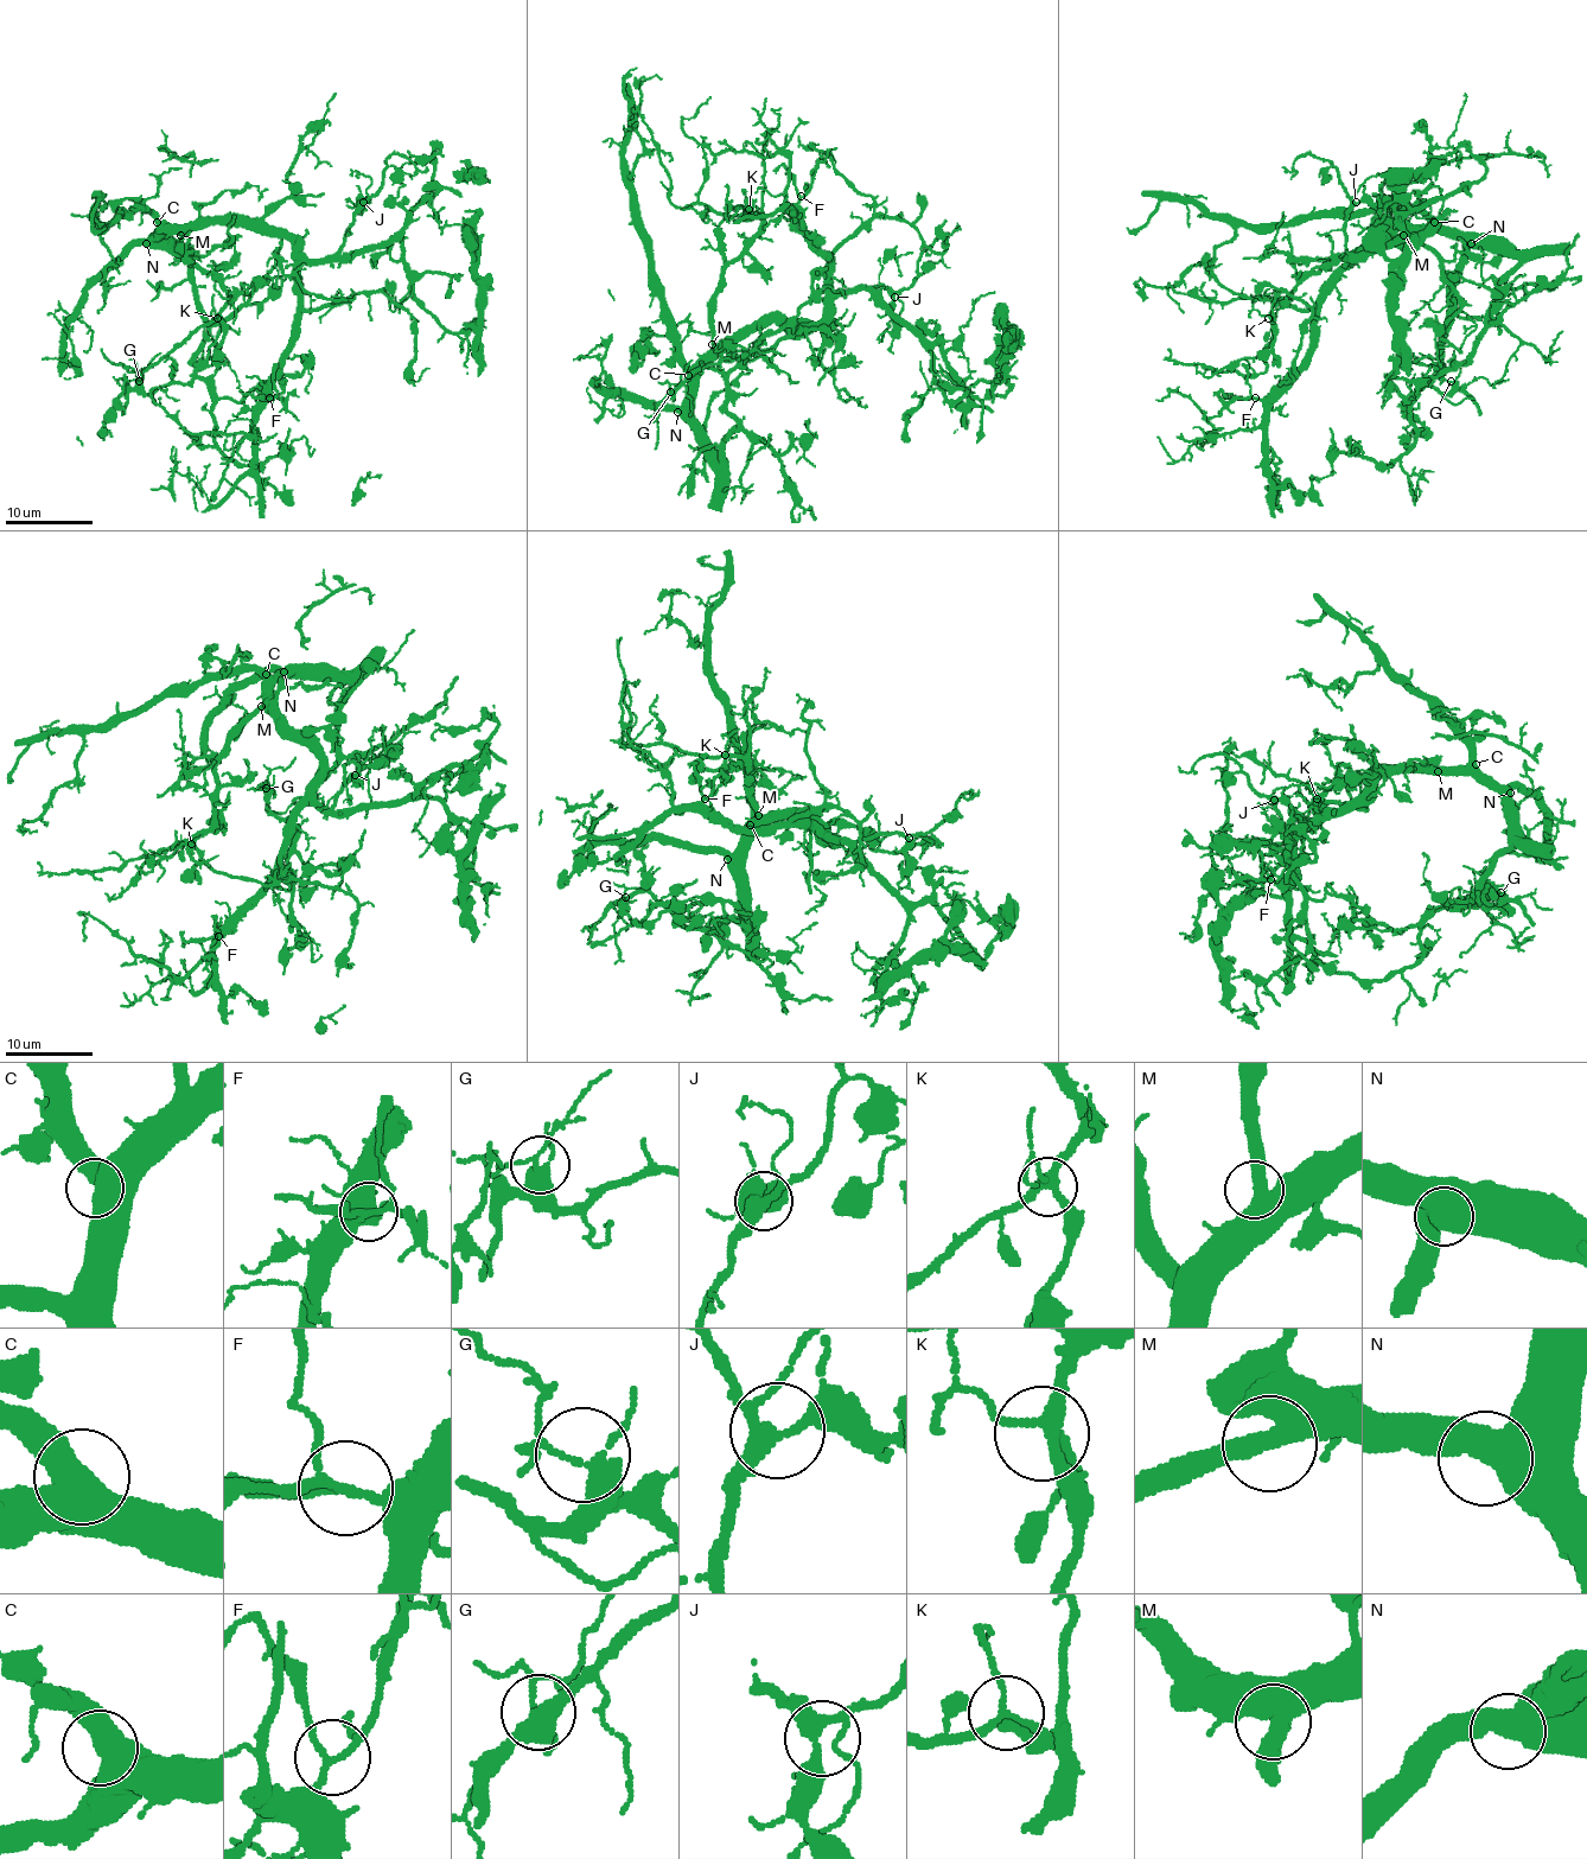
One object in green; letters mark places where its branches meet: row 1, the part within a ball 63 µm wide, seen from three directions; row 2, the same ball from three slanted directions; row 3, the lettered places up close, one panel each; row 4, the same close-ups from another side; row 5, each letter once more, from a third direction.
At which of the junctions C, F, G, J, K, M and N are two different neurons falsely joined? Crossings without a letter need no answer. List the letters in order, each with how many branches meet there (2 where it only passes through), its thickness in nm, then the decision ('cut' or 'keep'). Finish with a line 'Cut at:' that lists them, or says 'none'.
C: branches 2; calibre 550 nm; keep
F: branches 4; calibre 170 nm; keep
G: branches 4; calibre 300 nm; keep
J: branches 4; calibre 320 nm; keep
K: branches 4; calibre 300 nm; keep
M: branches 2; calibre 480 nm; keep
N: branches 2; calibre 600 nm; keep
Cut at: none

